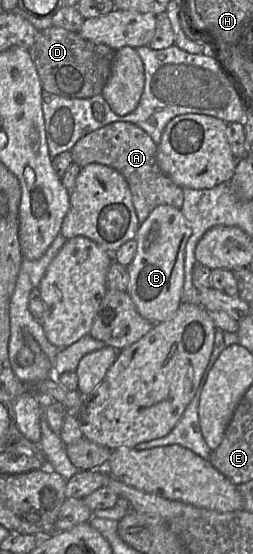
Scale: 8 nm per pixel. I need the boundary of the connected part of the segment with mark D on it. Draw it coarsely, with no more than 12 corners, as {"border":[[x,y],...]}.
{"border":[[38,31],[29,52],[43,90],[102,94],[116,50],[79,32]]}

